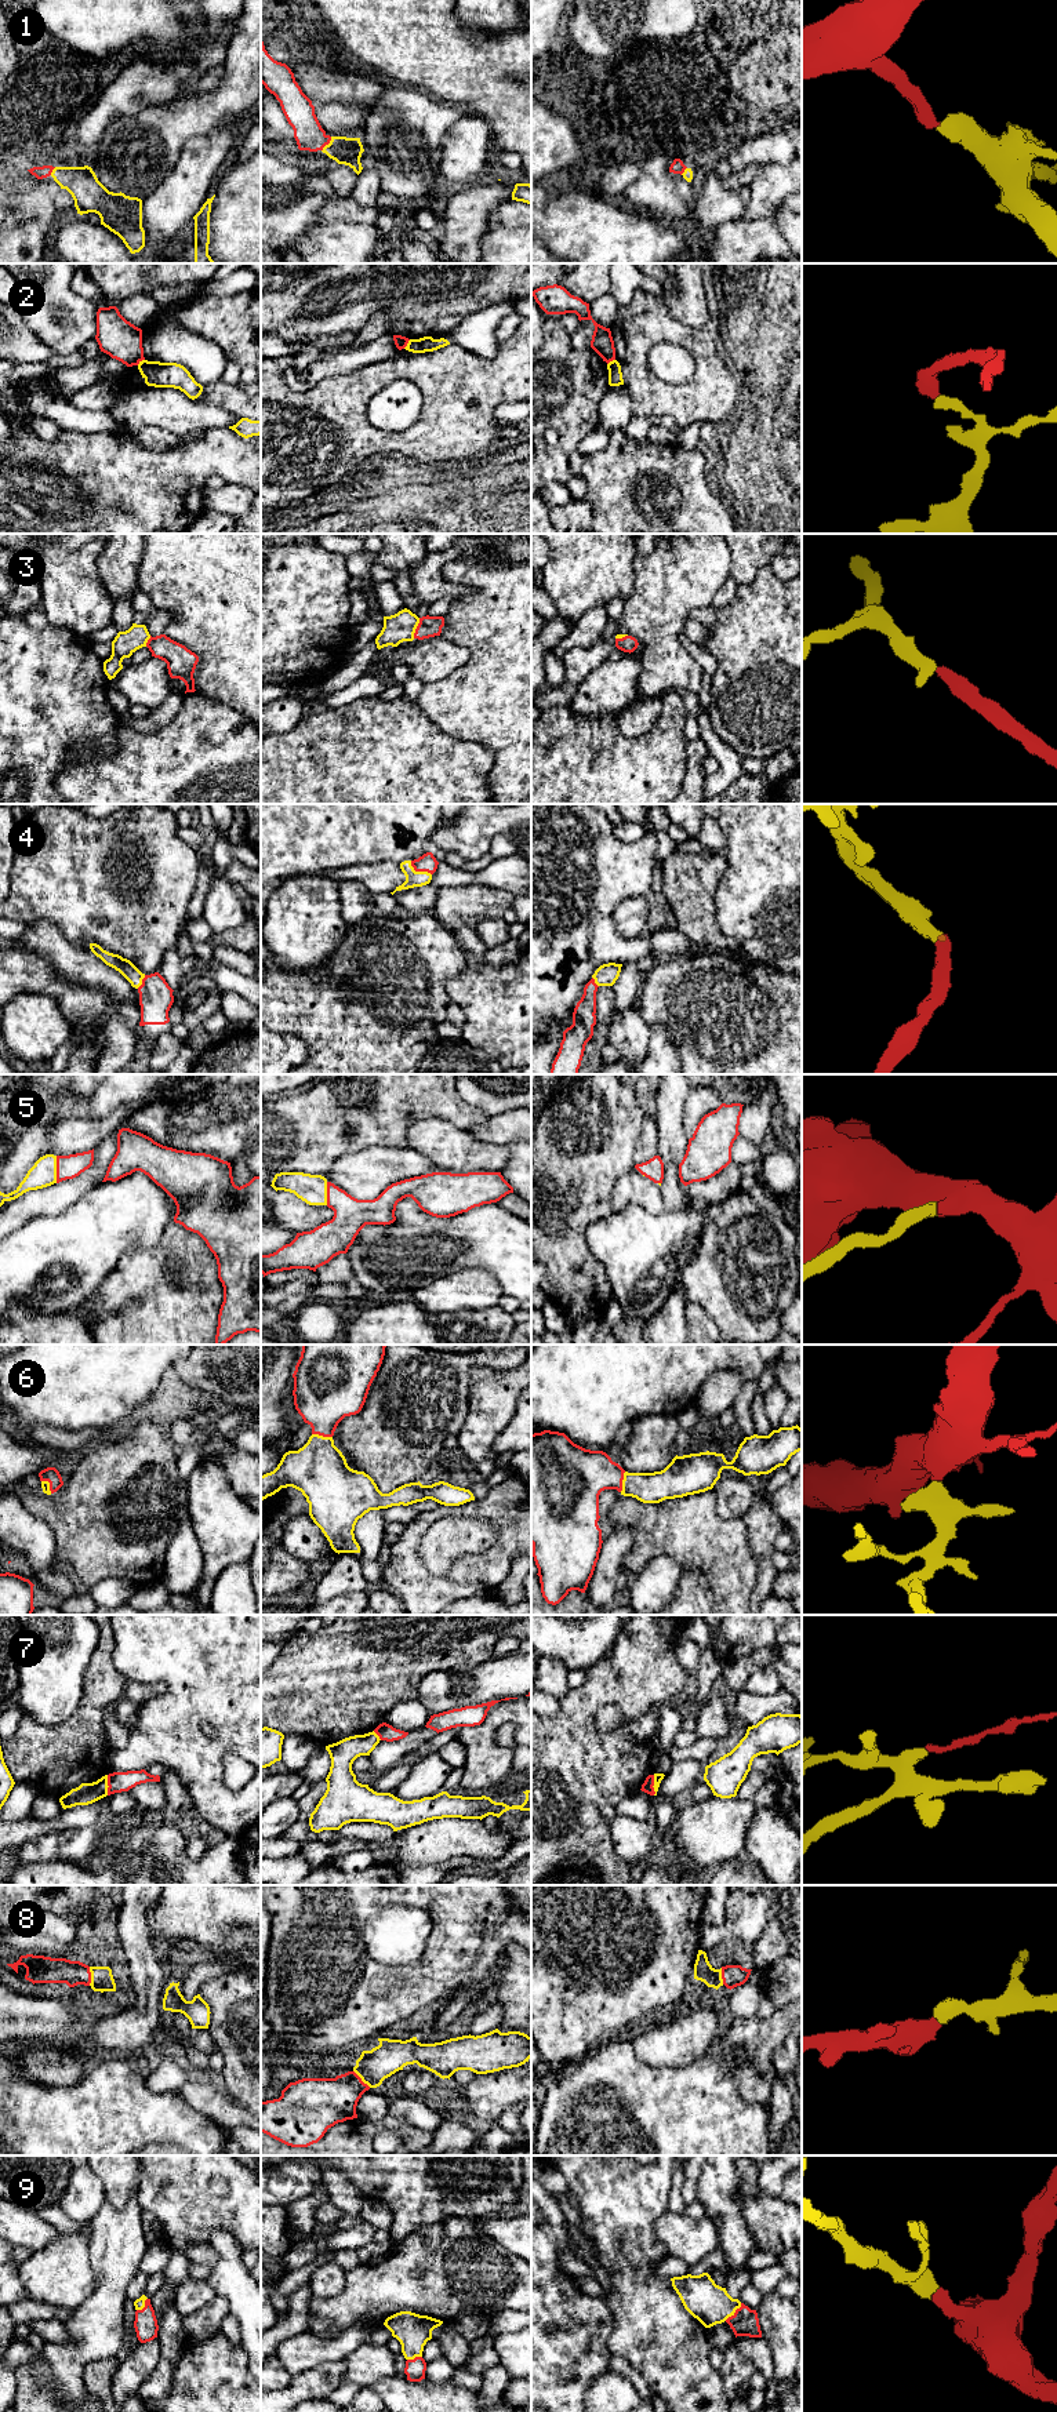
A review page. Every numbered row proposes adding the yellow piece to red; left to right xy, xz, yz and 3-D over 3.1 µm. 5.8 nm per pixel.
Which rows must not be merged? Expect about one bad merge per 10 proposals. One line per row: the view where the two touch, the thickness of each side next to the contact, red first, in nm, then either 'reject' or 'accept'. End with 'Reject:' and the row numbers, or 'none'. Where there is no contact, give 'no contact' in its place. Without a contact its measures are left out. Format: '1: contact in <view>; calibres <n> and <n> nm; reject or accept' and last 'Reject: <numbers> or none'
1: contact in xz; calibres 170 and 160 nm; accept
2: contact in xz; calibres 70 and 90 nm; reject
3: contact in xz; calibres 130 and 170 nm; accept
4: contact in xz; calibres 100 and 100 nm; accept
5: contact in xy; calibres 140 and 150 nm; accept
6: contact in xz; calibres 360 and 320 nm; accept
7: contact in xy; calibres 120 and 130 nm; reject
8: contact in xy; calibres 150 and 130 nm; accept
9: contact in yz; calibres 160 and 240 nm; accept
Reject: 2, 7

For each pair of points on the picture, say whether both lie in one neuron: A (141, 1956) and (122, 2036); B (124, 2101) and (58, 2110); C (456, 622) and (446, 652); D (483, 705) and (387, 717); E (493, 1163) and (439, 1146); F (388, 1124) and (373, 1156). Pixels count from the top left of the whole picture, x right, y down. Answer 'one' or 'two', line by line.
A: one
B: one
C: two
D: two
E: one
F: two

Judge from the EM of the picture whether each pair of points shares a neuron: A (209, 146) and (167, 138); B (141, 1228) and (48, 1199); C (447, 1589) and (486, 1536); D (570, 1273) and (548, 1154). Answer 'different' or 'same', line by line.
A: different
B: different
C: different
D: same

